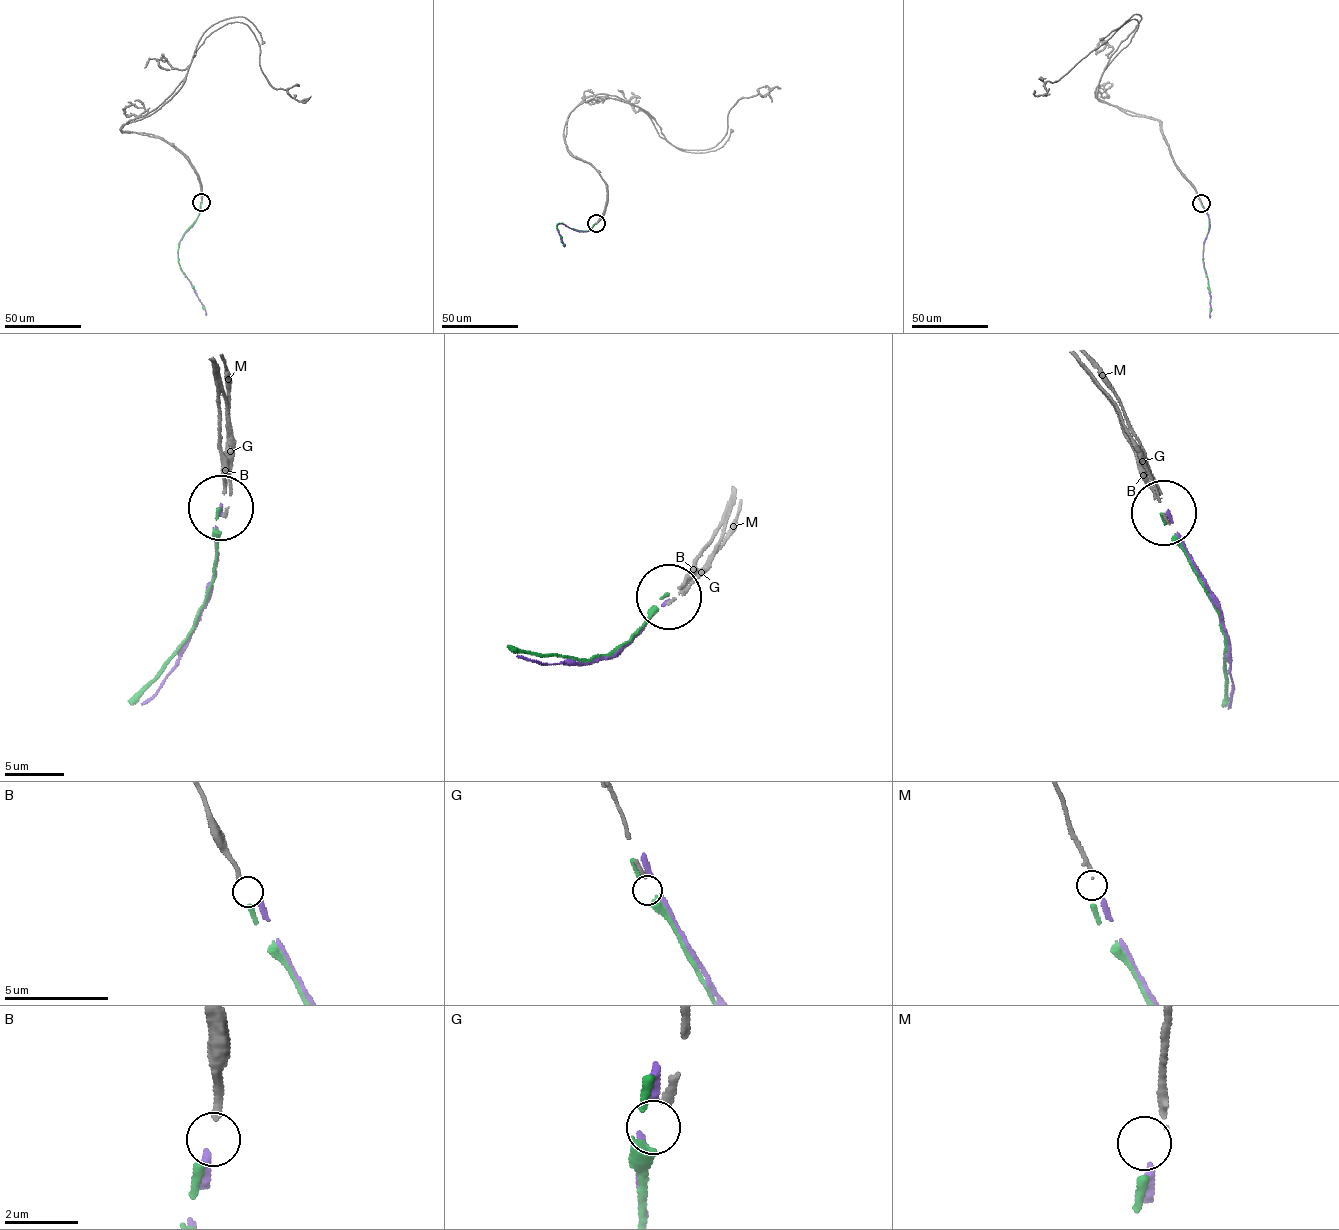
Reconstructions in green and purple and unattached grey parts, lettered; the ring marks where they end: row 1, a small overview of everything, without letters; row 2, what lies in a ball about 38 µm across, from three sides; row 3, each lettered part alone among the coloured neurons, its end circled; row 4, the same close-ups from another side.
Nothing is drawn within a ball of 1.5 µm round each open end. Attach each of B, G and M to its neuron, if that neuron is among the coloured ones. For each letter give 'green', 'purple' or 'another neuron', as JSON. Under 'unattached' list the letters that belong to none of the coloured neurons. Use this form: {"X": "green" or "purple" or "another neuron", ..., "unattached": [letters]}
{"B": "green", "G": "another neuron", "M": "purple", "unattached": ["G"]}

